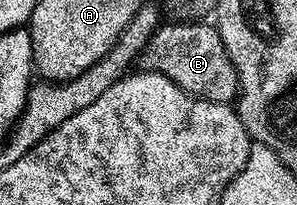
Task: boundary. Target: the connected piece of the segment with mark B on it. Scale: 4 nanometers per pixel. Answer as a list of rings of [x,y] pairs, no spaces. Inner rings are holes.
[[[163,23],[152,34],[148,46],[142,52],[140,64],[145,71],[159,72],[172,78],[176,86],[180,86],[199,100],[233,105],[238,95],[238,75],[232,66],[232,58],[228,58],[224,42],[213,23]]]

